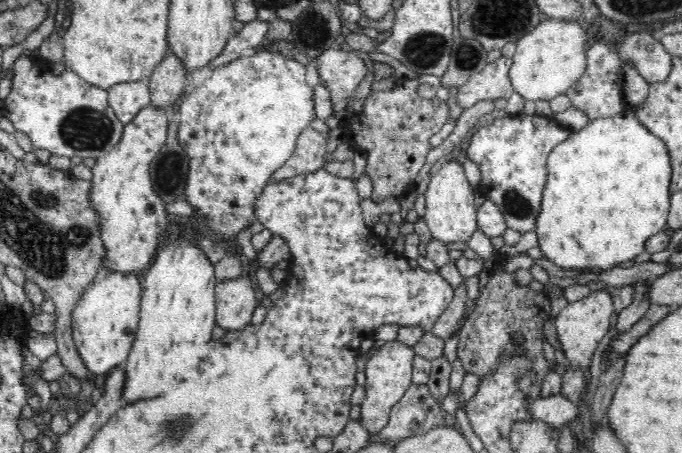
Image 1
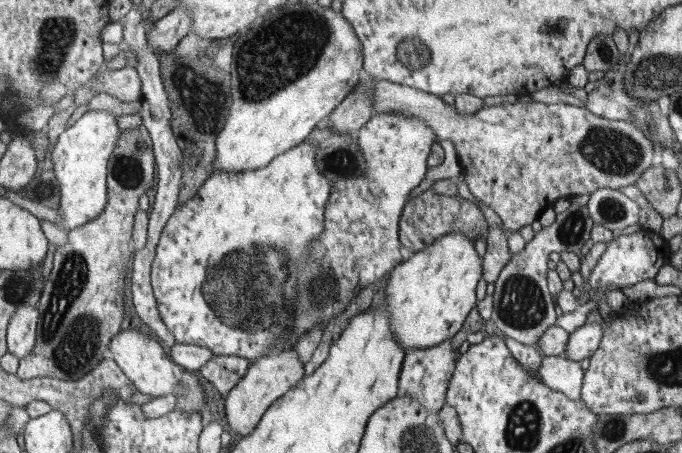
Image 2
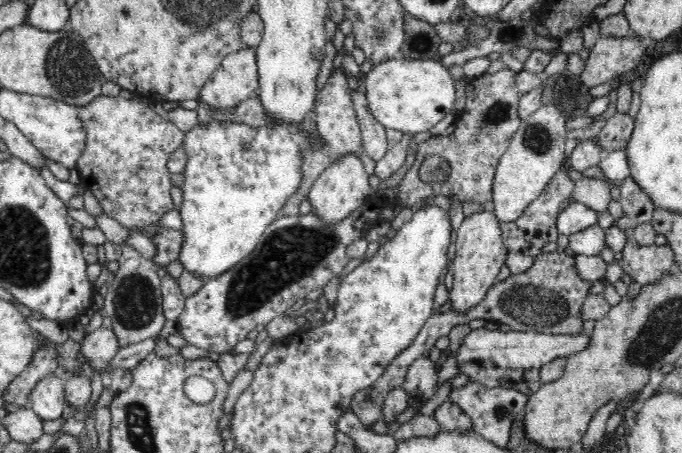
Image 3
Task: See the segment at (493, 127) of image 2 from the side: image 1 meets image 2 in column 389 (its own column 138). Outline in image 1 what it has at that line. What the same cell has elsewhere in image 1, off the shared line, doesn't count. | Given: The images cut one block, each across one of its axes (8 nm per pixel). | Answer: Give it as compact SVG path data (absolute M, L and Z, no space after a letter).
M146 81L113 84L107 93L108 104L124 125L134 120L143 108L150 105L150 93Z

